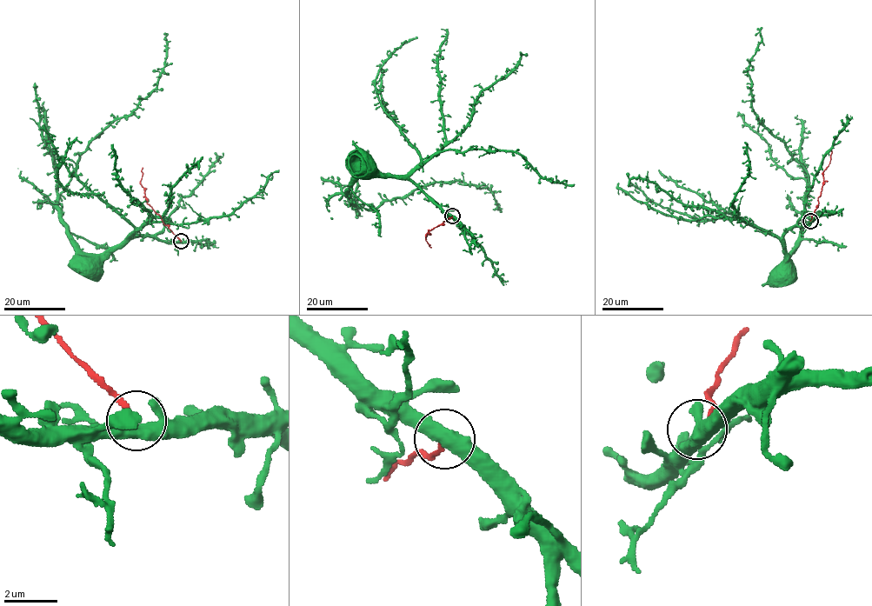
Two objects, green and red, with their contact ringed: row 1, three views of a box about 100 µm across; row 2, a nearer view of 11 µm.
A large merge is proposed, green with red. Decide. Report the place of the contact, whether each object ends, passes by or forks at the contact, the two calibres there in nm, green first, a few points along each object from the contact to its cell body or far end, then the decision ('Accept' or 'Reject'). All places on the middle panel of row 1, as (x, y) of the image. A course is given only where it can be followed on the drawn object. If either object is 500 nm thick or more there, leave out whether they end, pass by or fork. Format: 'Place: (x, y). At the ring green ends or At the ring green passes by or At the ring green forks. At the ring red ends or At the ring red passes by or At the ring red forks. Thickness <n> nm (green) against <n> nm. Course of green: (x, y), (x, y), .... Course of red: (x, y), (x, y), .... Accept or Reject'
Place: (452, 216). At the ring green forks. At the ring red ends. Thickness 400 nm (green) against 150 nm. Course of green: (452, 216), (409, 181), (381, 176), (361, 157). Course of red: (452, 216), (428, 230), (426, 238), (431, 247). Reject

